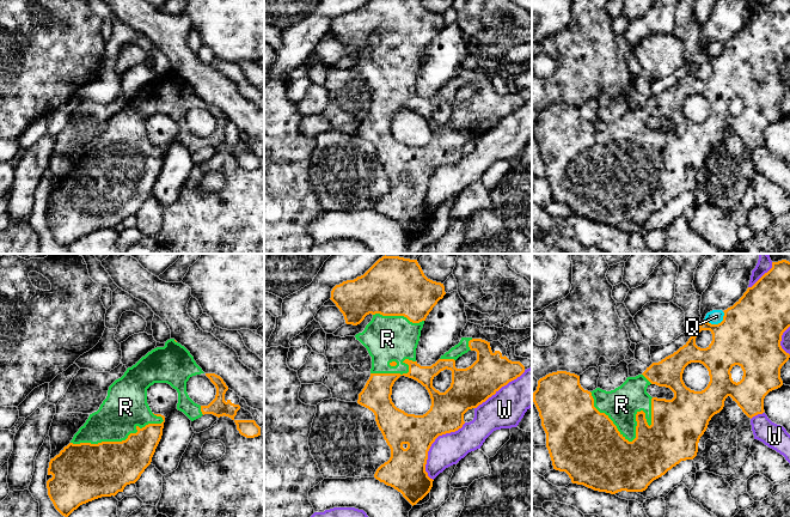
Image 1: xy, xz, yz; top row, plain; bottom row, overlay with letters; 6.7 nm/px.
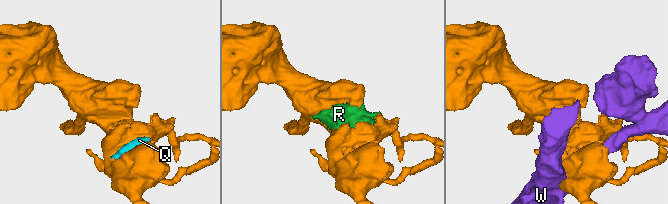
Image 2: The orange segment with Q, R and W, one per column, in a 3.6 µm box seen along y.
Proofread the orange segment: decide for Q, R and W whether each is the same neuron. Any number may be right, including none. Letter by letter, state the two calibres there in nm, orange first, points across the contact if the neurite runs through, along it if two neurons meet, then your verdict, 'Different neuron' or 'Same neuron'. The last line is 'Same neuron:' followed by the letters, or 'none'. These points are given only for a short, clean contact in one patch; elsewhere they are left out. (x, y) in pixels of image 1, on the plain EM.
Q: Thickness 420 nm (orange) against 100 nm. Different neuron
R: Thickness 440 nm (orange) against 220 nm. Same neuron
W: Thickness 260 nm (orange) against 220 nm. Different neuron
Same neuron: R

